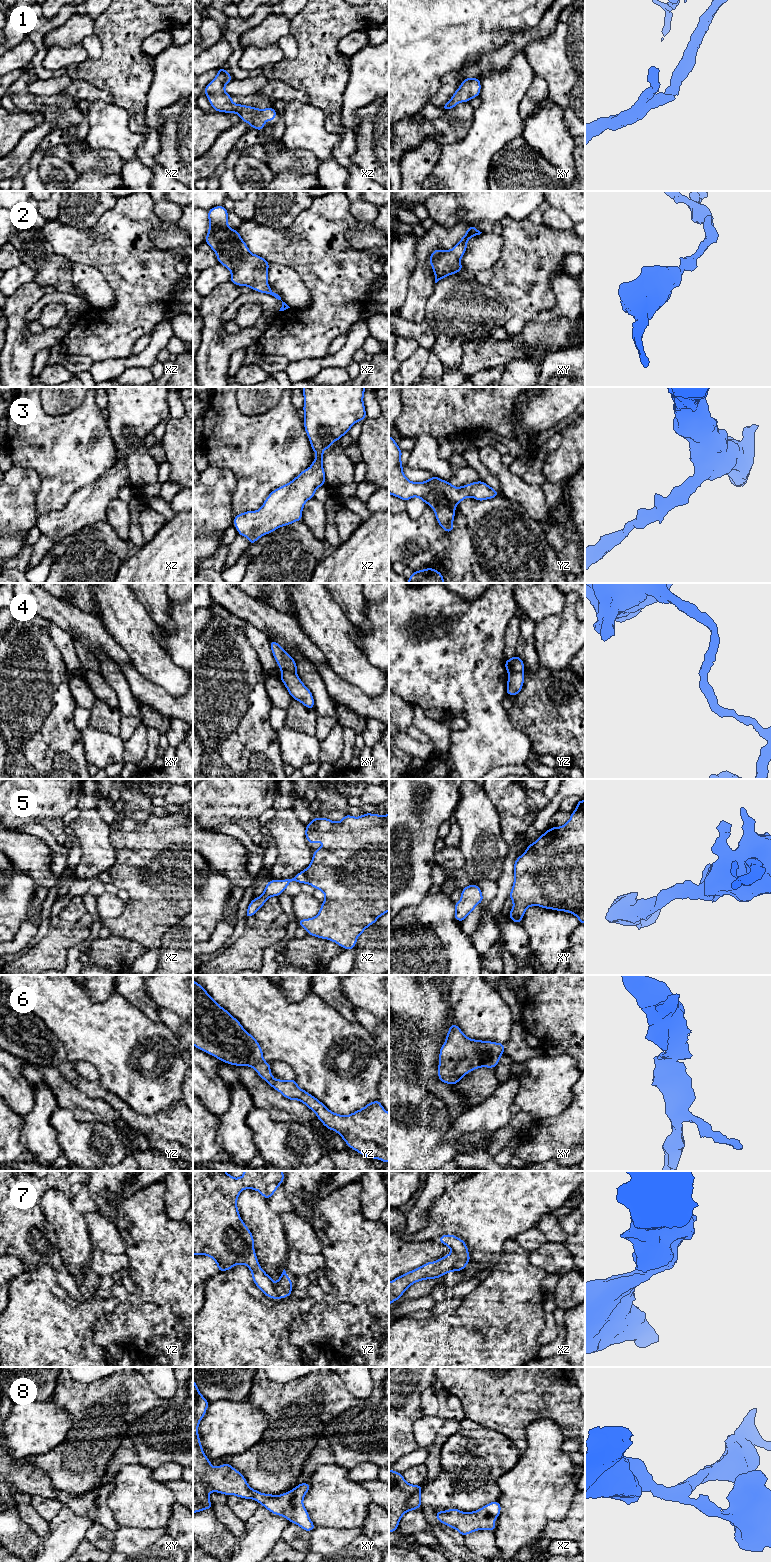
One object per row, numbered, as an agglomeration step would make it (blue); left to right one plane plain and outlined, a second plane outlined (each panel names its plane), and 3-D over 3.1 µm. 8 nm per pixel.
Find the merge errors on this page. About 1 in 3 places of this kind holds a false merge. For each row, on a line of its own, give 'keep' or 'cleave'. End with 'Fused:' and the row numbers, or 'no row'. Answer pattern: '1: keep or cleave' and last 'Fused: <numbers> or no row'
1: keep
2: keep
3: keep
4: keep
5: keep
6: keep
7: keep
8: keep
Fused: no row

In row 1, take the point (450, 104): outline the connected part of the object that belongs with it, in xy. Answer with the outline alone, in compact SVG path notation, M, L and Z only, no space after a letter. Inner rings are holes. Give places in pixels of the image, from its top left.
M465 78L451 99L441 107L444 111L452 109L458 103L469 102L472 98L479 97L480 91L480 78Z

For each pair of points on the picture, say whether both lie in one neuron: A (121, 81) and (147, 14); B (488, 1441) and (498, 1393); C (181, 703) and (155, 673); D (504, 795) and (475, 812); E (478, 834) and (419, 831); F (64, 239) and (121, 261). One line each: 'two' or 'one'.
A: one
B: two
C: two
D: two
E: two
F: one

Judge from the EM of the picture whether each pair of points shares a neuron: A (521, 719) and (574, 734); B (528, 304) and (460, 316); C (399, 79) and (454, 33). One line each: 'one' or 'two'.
A: one
B: one
C: one

